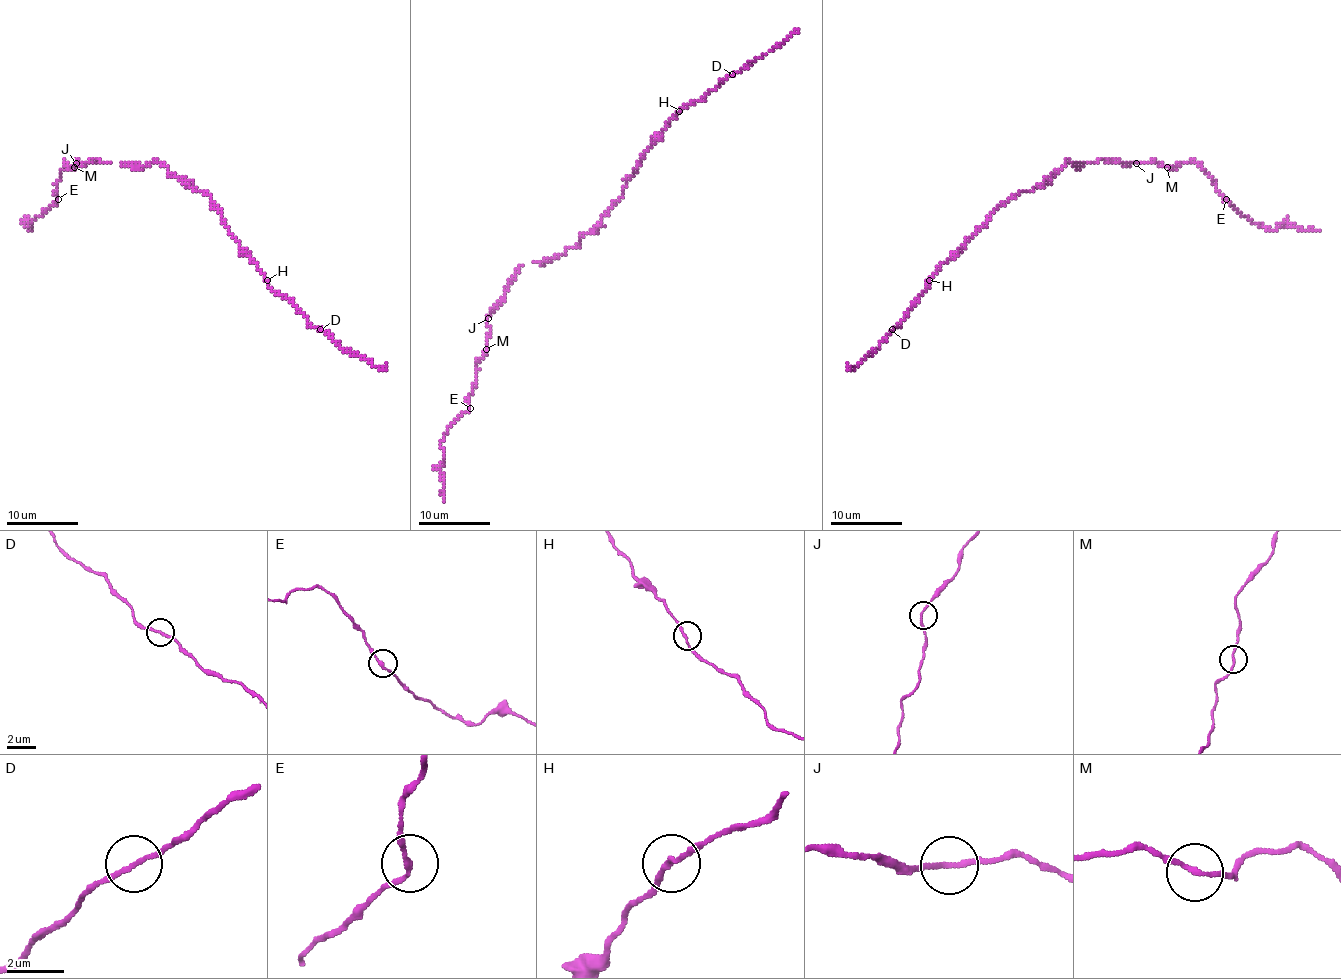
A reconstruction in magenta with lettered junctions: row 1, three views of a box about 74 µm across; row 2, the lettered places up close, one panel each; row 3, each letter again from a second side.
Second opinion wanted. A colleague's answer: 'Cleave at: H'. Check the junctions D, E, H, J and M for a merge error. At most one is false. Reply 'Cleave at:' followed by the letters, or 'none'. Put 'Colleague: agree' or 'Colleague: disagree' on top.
Colleague: disagree
Cleave at: none

